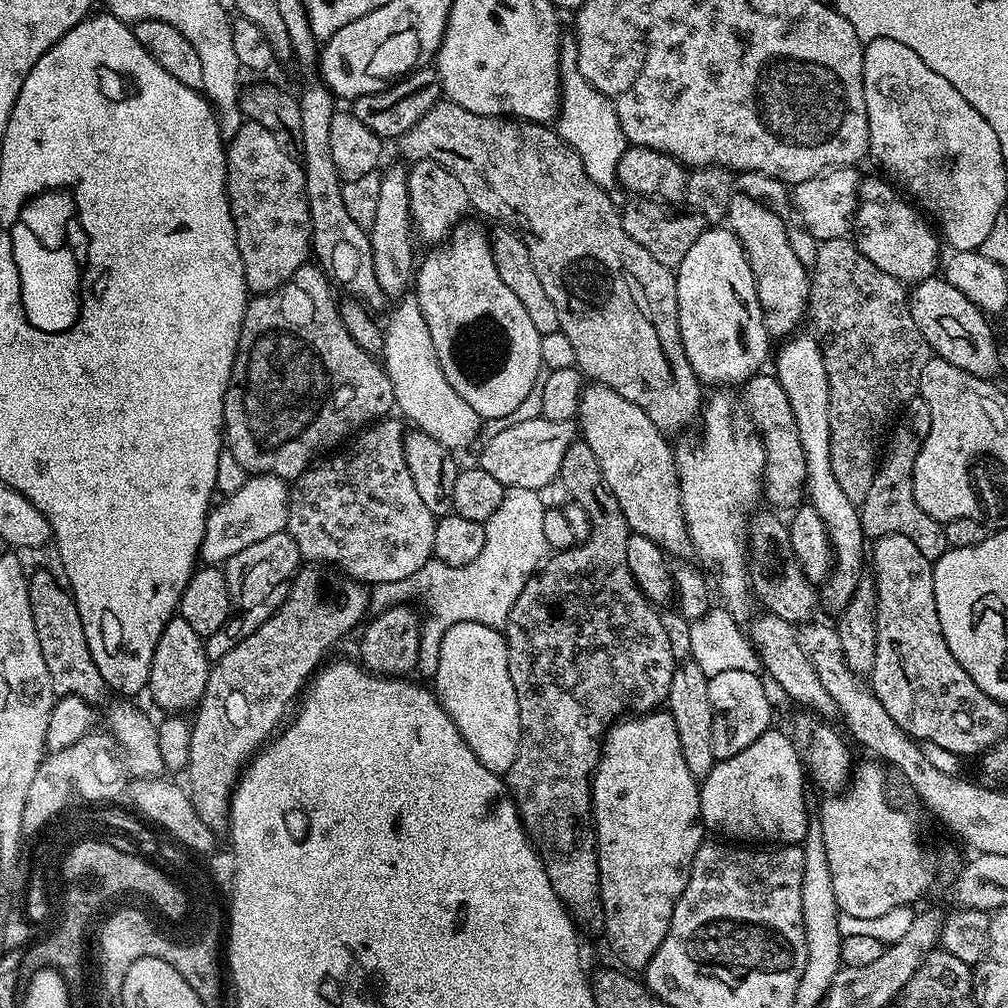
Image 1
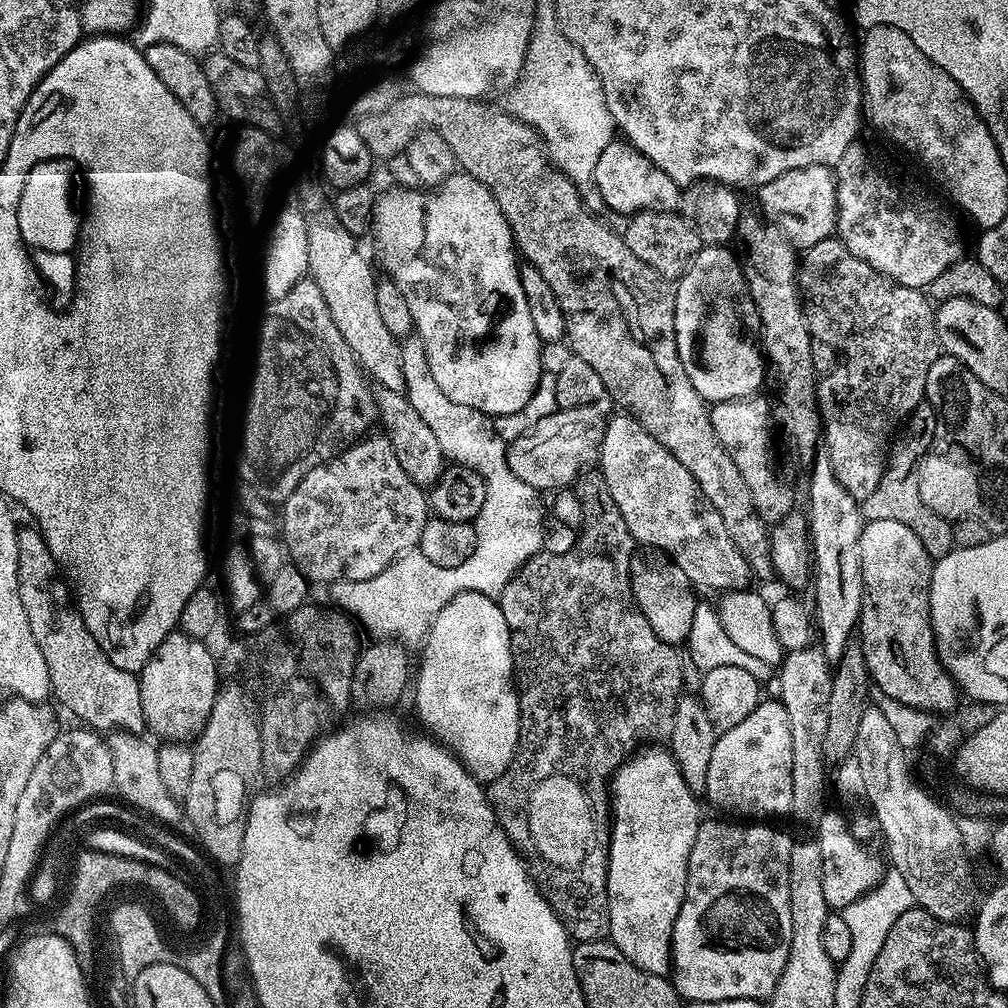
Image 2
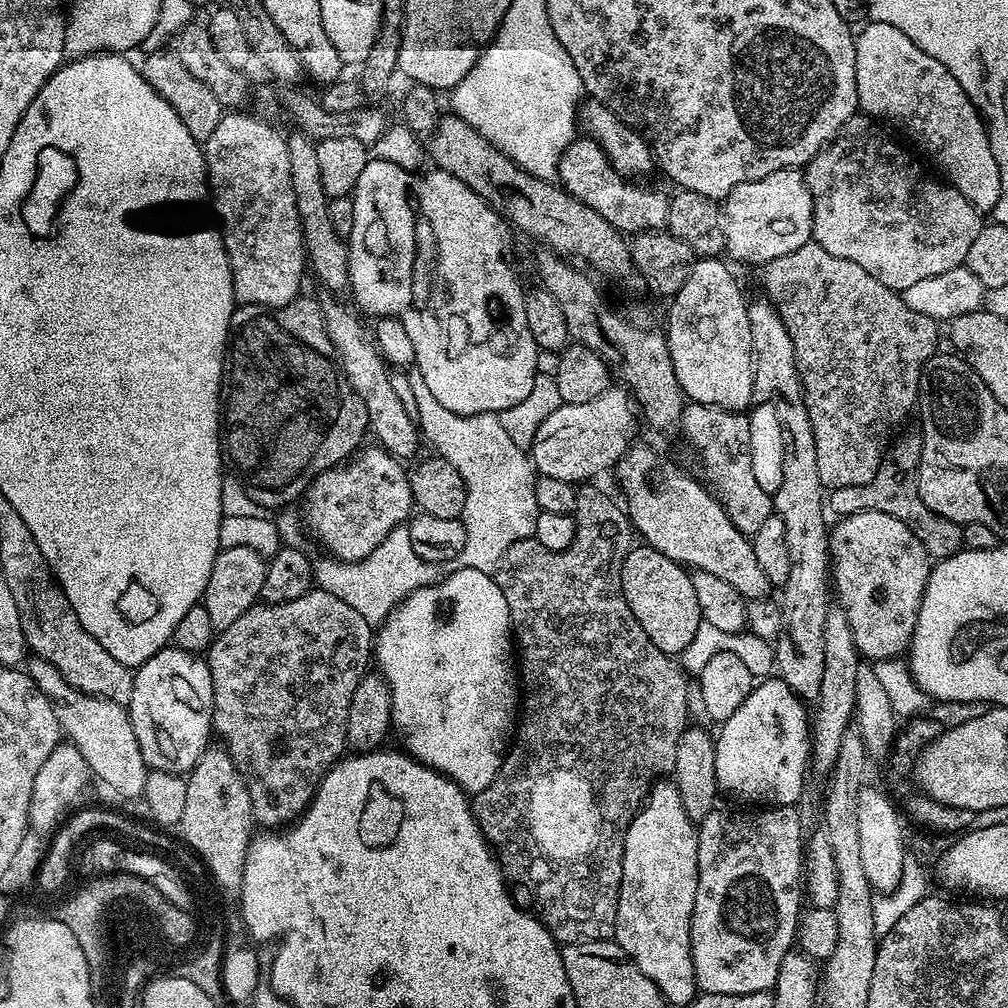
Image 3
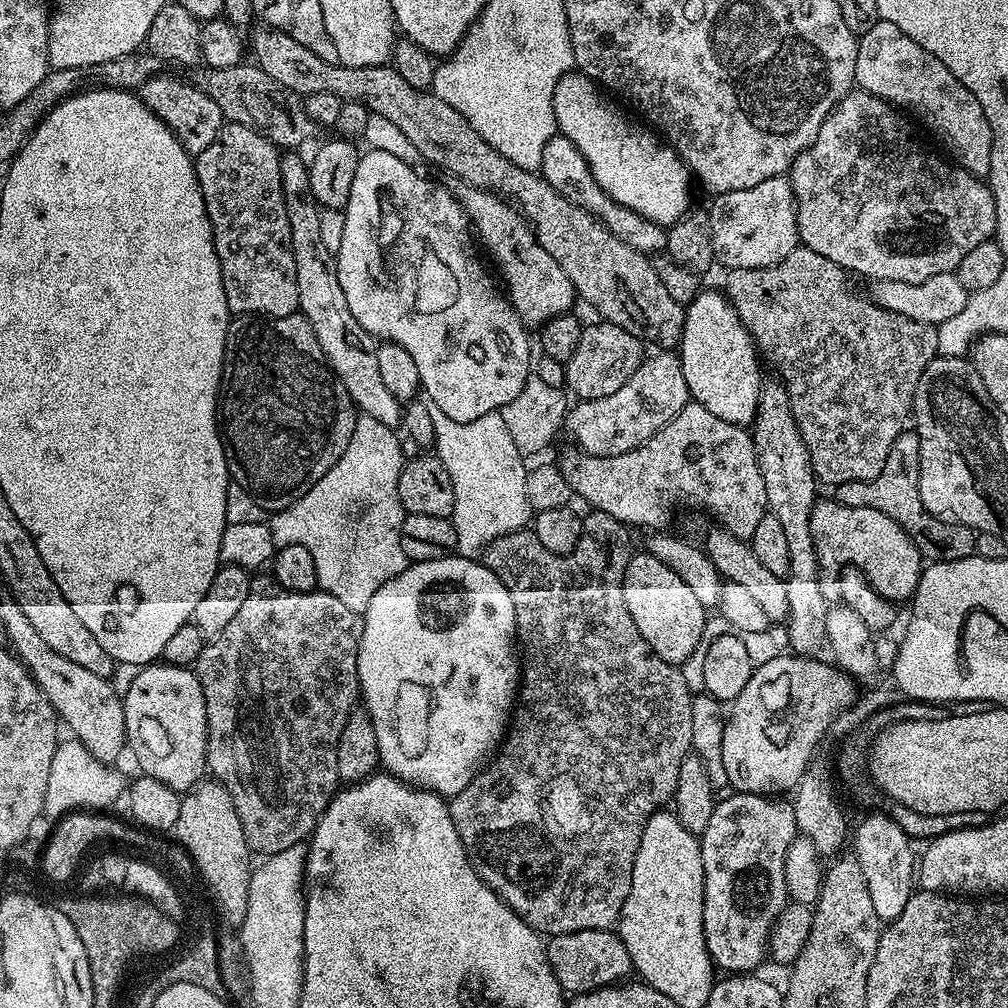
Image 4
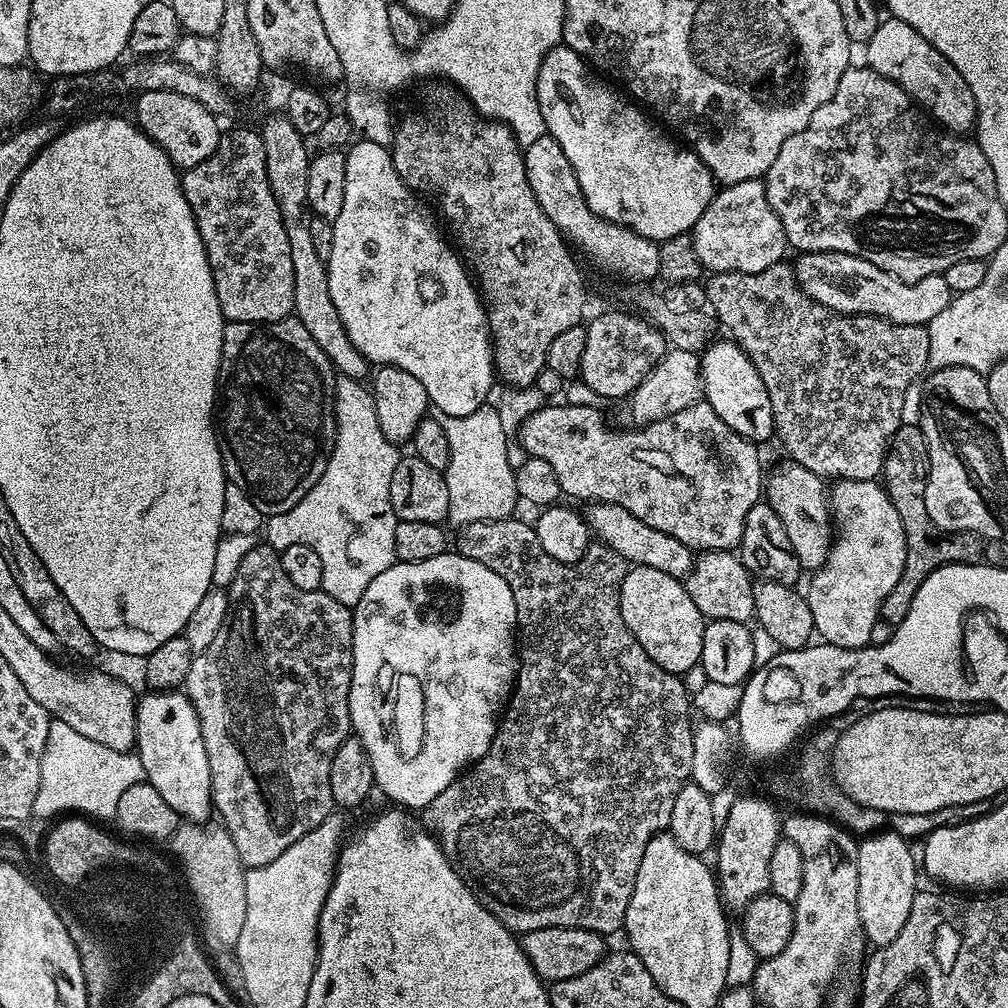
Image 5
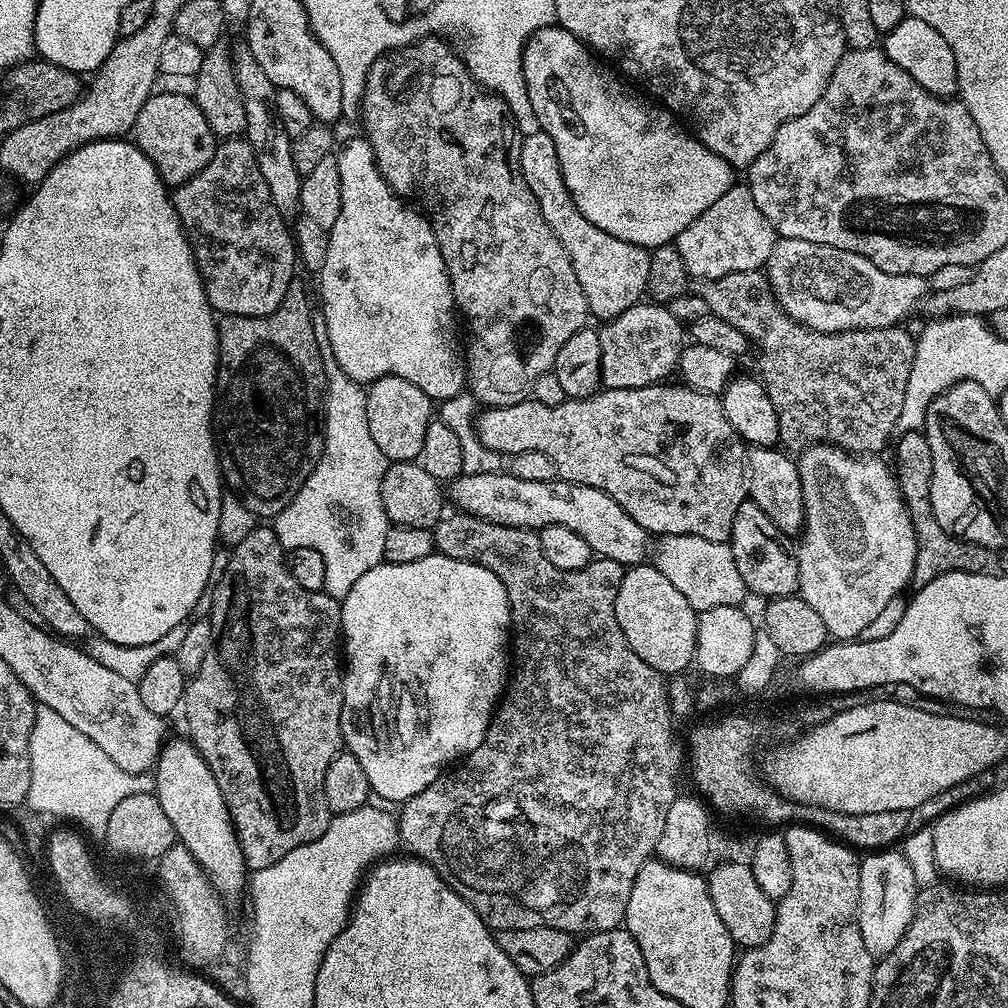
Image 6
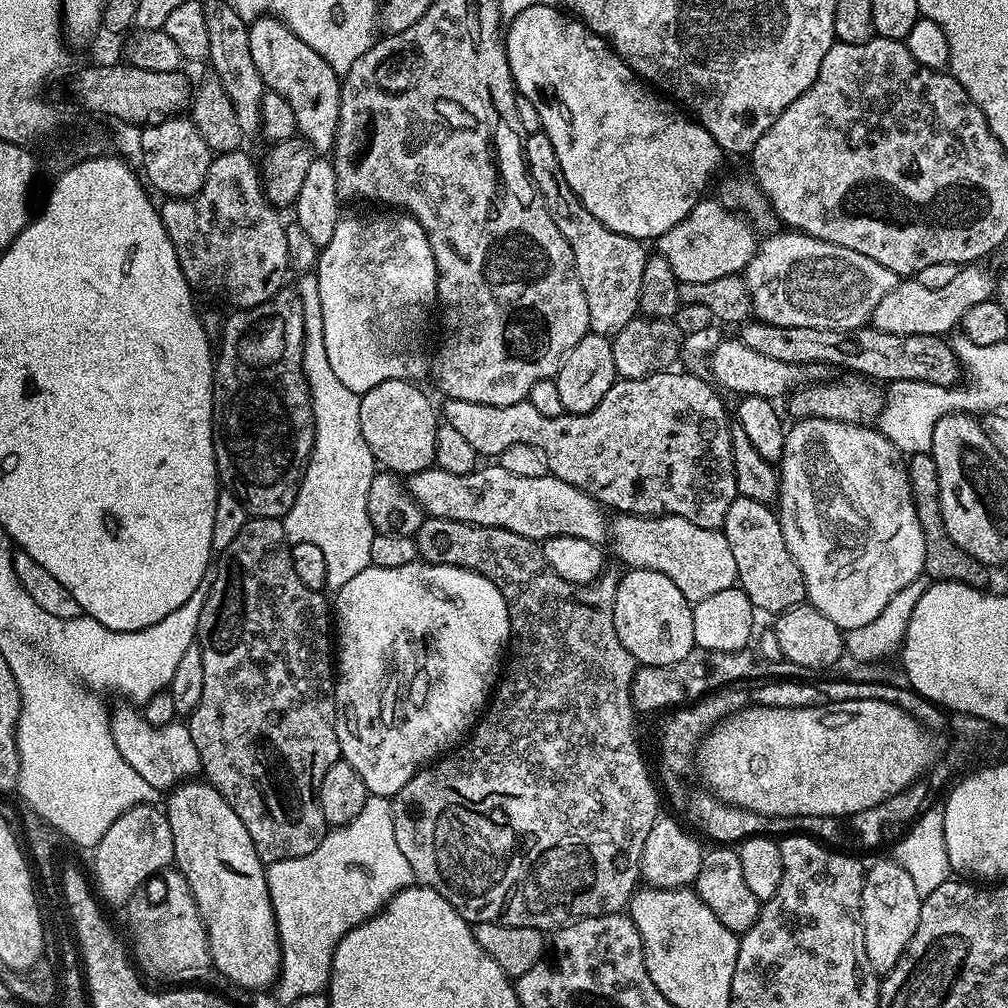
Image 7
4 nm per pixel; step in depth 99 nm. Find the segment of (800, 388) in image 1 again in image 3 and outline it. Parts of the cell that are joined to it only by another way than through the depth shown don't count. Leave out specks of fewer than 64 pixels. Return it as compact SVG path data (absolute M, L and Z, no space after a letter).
M840 606L829 607L826 614L826 626L824 627L824 669L822 670L820 698L816 704L816 707L819 709L817 712L814 712L814 727L810 732L810 764L813 769L816 767L818 771L824 772L823 774L831 773L832 768L835 766L838 750L842 746L842 738L850 730L848 722L851 718L853 721L856 709L856 679L858 678L858 670L861 668L861 663L859 660L860 653L857 651L856 643L854 642L854 630L850 626L848 618L848 613Z

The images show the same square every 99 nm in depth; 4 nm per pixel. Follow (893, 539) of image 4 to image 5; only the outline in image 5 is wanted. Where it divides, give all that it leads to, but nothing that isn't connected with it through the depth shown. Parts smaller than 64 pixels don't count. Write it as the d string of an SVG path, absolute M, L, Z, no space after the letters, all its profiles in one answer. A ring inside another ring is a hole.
M783 462L772 473L767 473L762 492L766 502L782 518L790 546L798 558L801 569L815 570L828 561L828 551L834 539L834 521L830 507L830 492L818 474L806 470L806 466ZM825 484L825 488L824 488Z

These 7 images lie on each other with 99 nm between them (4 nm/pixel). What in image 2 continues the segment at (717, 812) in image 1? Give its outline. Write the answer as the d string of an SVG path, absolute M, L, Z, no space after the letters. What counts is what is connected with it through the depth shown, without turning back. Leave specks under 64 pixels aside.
M768 698L761 699L760 705L750 712L738 724L731 728L729 732L722 732L717 735L716 745L714 746L714 754L710 754L710 771L706 774L706 799L716 808L725 808L726 811L741 812L744 818L772 818L768 816L785 816L787 817L792 811L792 803L794 802L794 786L792 785L792 750L790 748L790 718L786 718L786 710L779 699Z

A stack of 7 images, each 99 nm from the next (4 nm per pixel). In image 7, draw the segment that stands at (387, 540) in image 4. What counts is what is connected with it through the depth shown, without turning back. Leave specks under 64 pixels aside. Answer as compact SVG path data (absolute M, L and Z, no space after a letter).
M304 278L298 285L298 291L304 307L304 374L312 409L314 410L314 446L312 456L304 471L298 494L294 498L294 506L284 517L284 533L289 545L298 542L311 542L322 549L326 557L326 578L328 588L339 590L350 582L362 570L372 567L370 562L370 546L376 537L376 527L370 522L370 510L366 510L366 494L370 494L370 482L374 482L378 465L370 446L366 446L366 438L362 438L362 418L360 417L360 396L350 390L344 383L338 382L334 370L330 370L330 358L326 358L326 346L322 338L322 306L318 298L315 279Z

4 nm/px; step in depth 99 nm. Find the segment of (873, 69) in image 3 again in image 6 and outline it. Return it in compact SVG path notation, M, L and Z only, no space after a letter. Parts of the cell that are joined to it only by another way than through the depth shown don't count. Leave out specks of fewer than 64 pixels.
M905 15L904 20L883 37L882 47L890 62L894 62L894 66L902 66L902 70L922 86L922 90L930 90L930 94L945 98L957 95L960 82L958 57L952 49L952 41L938 34L934 24L922 22L920 16Z

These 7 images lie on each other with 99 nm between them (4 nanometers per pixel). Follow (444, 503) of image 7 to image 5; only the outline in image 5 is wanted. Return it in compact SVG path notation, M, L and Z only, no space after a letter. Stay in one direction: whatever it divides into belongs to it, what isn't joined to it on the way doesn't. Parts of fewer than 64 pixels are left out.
M589 503L587 508L586 519L593 537L610 546L610 550L618 550L629 565L650 566L650 570L662 570L662 574L670 574L678 581L692 575L694 553L691 548L682 546L678 538L670 538L670 534L662 534L662 530L654 530L654 526L646 526L646 522L634 518L630 510L622 510L622 506Z

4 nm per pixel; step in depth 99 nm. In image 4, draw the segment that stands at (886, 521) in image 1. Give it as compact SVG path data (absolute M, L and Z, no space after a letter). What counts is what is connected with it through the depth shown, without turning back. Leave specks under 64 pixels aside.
M906 430L898 434L898 438L894 438L894 446L890 446L890 454L886 454L886 466L882 466L882 474L878 474L873 480L855 480L835 485L834 496L841 504L855 508L873 508L886 514L886 518L898 522L898 526L912 539L925 561L941 564L976 555L977 533L965 524L939 520L937 516L930 514L930 510L926 510L926 506L922 506L920 436L915 430Z

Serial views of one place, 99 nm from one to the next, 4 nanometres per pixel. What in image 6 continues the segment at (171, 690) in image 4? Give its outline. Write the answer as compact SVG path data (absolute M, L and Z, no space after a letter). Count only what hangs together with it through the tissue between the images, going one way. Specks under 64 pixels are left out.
M191 740L167 741L156 760L154 779L156 797L158 802L162 802L162 810L166 810L166 818L170 818L170 826L174 826L179 843L190 850L212 887L224 898L243 893L250 876L236 837L236 827L232 825L228 803L222 798L222 790L218 790L218 782L214 782L214 774L210 774L210 766L206 766L202 754Z

